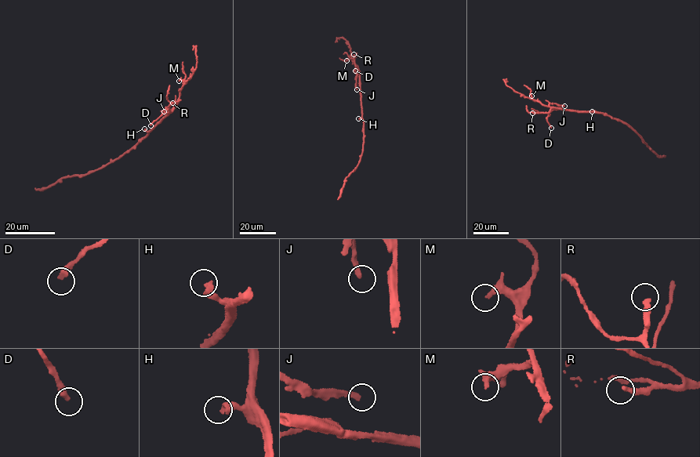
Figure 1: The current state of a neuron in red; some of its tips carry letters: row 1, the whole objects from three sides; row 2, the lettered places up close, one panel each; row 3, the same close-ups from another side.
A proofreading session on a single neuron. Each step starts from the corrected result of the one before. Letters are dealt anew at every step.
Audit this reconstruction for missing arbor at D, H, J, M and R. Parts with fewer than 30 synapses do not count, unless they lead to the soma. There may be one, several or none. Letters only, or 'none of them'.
H, R

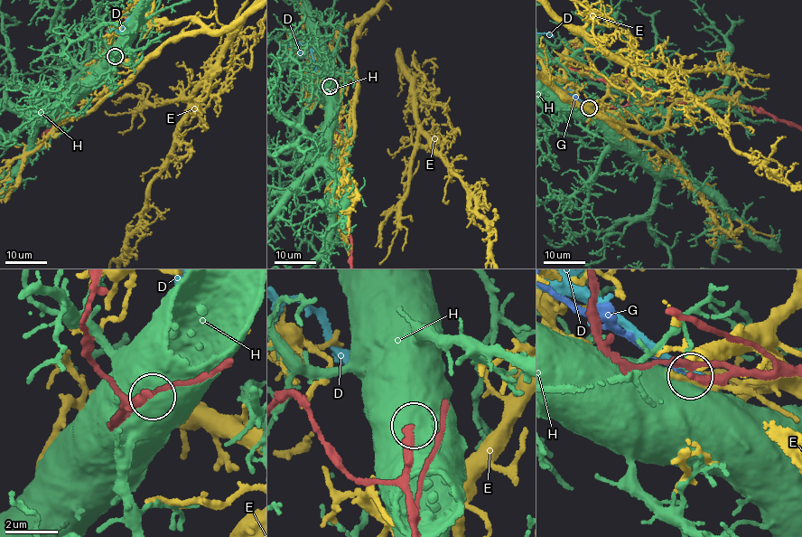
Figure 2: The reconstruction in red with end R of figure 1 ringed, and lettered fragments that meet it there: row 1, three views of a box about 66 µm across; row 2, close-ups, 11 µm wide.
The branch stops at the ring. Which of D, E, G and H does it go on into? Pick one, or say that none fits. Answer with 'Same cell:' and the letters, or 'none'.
Same cell: none

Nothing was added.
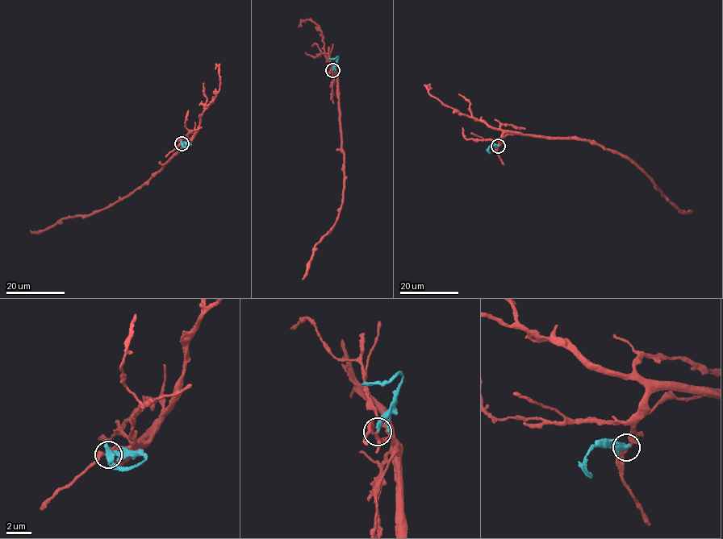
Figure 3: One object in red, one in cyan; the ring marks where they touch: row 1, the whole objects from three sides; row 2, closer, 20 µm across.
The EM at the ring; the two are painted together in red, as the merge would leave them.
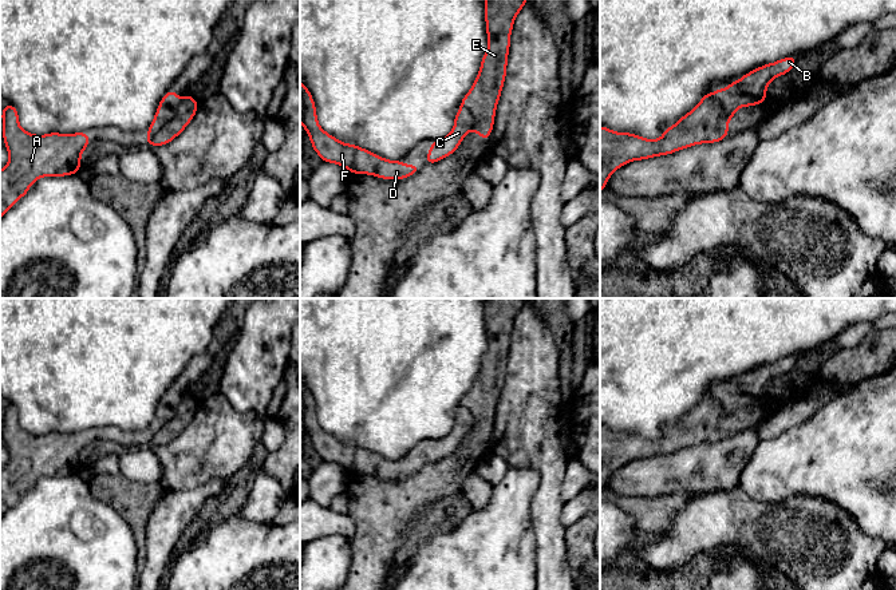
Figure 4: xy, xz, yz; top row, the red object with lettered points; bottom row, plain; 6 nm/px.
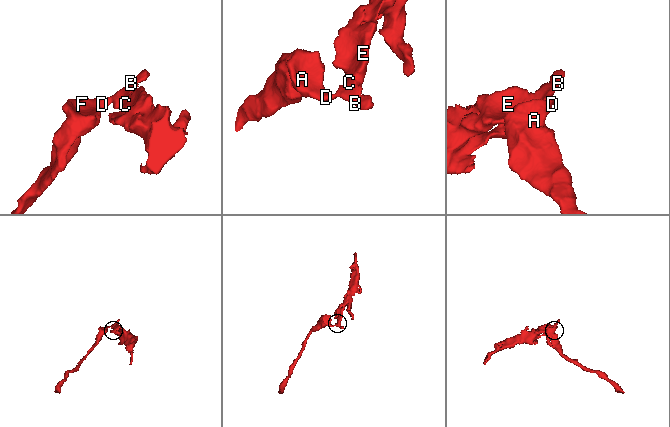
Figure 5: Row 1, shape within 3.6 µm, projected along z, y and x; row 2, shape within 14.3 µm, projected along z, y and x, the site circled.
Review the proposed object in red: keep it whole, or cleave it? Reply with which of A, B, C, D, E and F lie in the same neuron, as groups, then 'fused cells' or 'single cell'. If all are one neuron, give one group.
A B C D F / E | fused cells

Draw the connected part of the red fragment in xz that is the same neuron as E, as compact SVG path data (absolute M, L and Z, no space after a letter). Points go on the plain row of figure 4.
M486 298L483 304L489 348L482 356L477 379L462 397L471 417L471 431L488 440L505 383L510 333L516 316L528 298Z

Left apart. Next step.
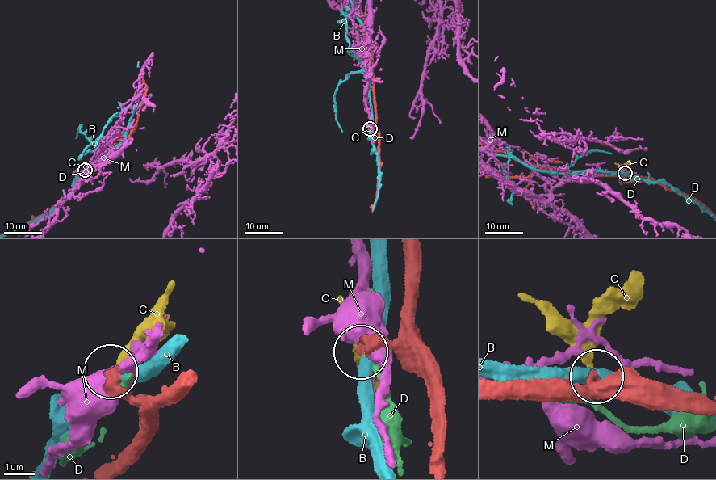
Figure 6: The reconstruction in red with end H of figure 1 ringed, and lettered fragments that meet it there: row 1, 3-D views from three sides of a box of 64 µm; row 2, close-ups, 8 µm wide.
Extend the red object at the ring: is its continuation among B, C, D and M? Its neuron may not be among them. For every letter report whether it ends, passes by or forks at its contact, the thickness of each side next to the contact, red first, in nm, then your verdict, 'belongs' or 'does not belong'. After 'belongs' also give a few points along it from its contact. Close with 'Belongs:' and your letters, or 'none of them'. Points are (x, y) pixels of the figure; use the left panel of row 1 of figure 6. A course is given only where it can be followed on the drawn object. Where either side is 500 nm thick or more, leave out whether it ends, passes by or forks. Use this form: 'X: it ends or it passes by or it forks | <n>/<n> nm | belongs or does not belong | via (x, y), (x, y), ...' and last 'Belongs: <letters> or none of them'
B: it passes by | 360/400 nm | does not belong
C: it ends | 280/240 nm | belongs
D: it passes by | 360/160 nm | does not belong
M: it ends | 480/140 nm | does not belong
Belongs: C

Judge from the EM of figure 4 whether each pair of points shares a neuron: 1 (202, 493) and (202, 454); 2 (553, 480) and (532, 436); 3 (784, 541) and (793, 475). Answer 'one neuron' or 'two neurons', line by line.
1: two neurons
2: one neuron
3: two neurons

